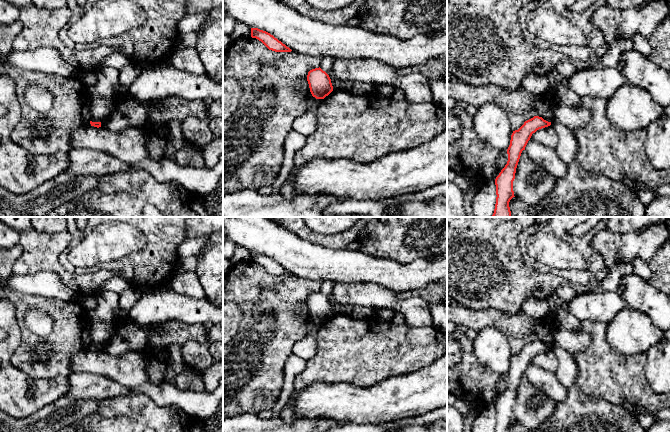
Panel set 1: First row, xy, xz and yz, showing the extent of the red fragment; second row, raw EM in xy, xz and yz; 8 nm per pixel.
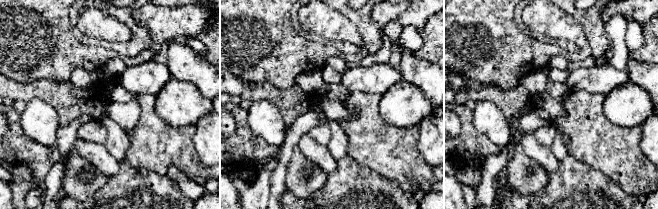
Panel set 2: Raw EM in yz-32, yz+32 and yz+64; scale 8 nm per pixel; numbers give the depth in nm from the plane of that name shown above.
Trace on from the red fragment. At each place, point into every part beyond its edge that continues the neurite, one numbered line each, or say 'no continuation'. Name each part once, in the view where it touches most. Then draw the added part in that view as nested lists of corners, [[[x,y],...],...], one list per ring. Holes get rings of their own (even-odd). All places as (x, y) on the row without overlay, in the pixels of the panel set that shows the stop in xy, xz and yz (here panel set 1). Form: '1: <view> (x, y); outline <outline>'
no continuation

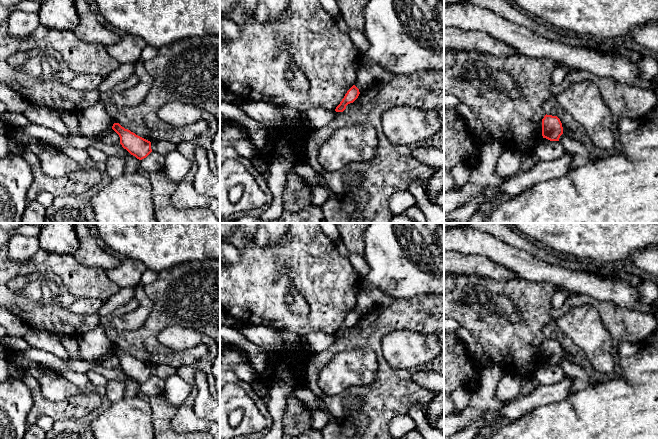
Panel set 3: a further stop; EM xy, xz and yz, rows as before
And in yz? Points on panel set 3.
no continuation

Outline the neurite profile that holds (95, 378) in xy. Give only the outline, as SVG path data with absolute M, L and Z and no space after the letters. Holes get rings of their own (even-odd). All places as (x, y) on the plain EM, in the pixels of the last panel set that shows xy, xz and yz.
M90 370L85 373L86 377L89 379L89 381L100 388L104 388L107 385L108 380L101 374Z

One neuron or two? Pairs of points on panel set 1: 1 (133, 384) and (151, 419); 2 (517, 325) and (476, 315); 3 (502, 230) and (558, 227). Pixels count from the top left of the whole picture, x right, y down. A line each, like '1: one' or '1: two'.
1: two
2: one
3: two

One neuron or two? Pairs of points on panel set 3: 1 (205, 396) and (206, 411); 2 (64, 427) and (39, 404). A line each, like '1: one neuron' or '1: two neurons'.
1: one neuron
2: two neurons

